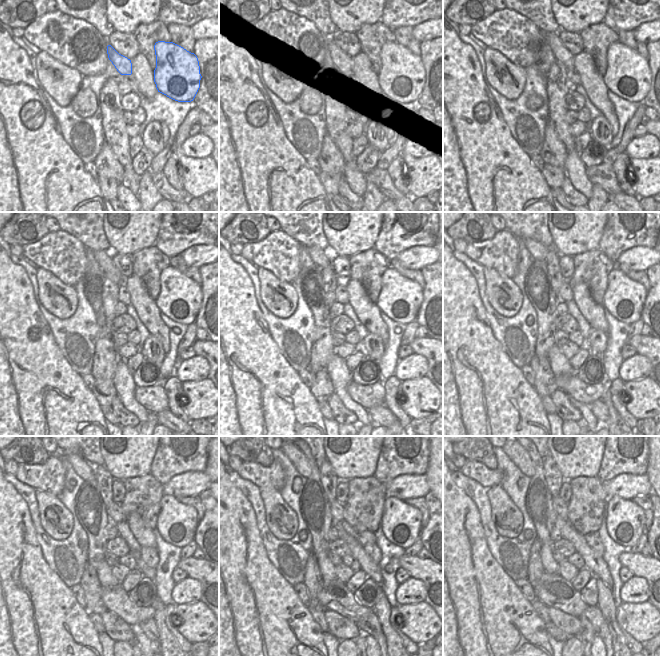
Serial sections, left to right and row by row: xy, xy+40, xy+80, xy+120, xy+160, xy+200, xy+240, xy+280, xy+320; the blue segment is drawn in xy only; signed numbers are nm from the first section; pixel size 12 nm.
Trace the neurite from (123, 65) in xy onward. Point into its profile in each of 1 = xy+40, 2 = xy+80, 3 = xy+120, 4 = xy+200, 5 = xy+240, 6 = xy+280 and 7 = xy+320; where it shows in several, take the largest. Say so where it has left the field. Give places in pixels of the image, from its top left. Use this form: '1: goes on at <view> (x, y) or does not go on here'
1: goes on at xy+40 (344, 62)
2: goes on at xy+80 (561, 53)
3: goes on at xy+120 (104, 259)
4: goes on at xy+200 (538, 250)
5: goes on at xy+240 (79, 464)
6: goes on at xy+280 (299, 460)
7: goes on at xy+320 (520, 456)

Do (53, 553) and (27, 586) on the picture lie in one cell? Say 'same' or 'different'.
different

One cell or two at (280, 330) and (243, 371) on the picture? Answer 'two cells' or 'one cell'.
two cells

